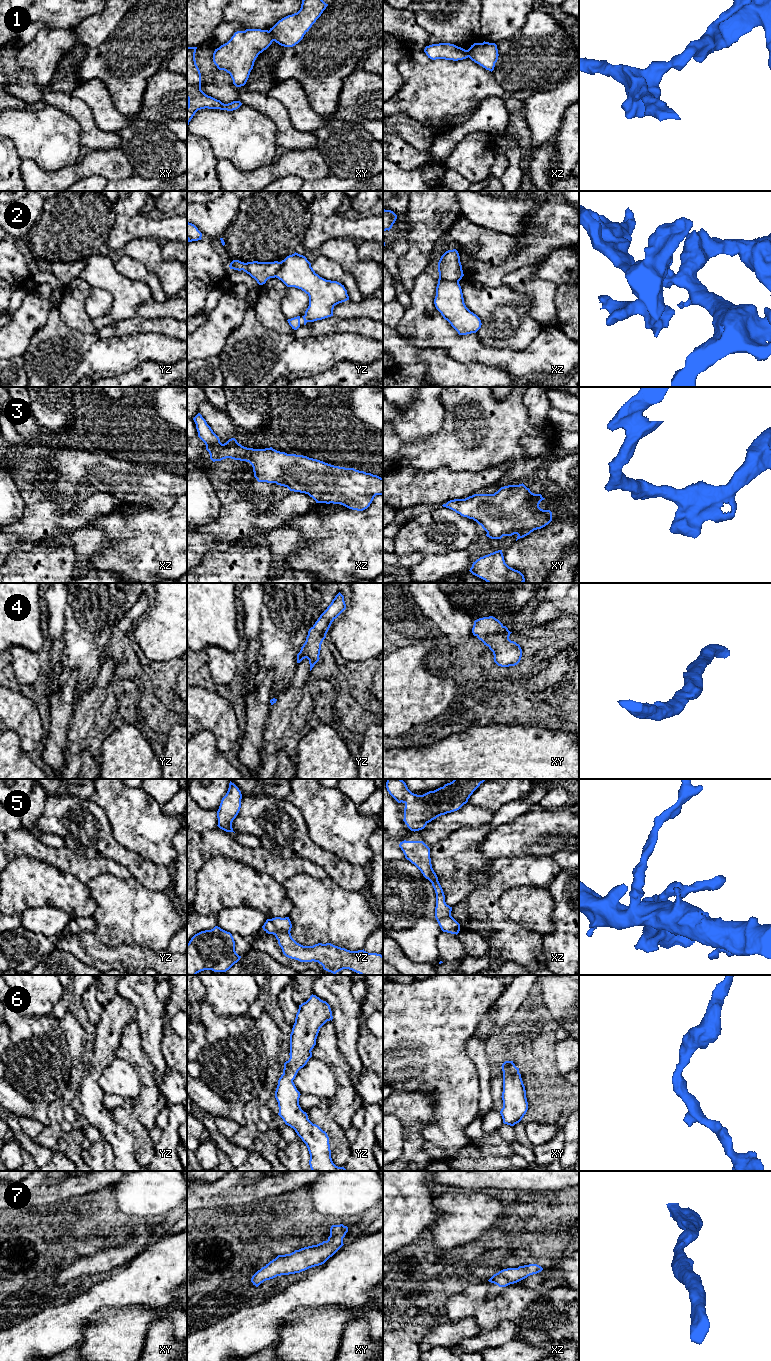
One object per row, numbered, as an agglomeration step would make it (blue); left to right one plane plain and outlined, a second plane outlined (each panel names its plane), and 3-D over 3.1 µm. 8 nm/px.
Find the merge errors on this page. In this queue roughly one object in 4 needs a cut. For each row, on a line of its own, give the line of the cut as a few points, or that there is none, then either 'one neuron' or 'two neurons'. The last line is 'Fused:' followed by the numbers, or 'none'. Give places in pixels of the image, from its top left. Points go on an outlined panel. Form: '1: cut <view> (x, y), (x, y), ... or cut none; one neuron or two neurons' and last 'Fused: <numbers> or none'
1: cut xy (269, 30), (273, 40); two neurons
2: cut xz (438, 280), (455, 280), (458, 282); two neurons
3: cut none; one neuron
4: cut none; one neuron
5: cut none; one neuron
6: cut none; one neuron
7: cut none; one neuron
Fused: 1, 2

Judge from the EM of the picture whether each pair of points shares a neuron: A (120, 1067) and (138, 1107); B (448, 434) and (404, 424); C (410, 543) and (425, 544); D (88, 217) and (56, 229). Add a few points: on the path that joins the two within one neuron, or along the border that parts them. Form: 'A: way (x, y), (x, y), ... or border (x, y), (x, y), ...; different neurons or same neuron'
A: border (138, 1074), (141, 1089), (137, 1096), (111, 1095); different neurons
B: border (443, 409), (441, 428), (429, 436), (415, 440); different neurons
C: way (414, 543), (421, 543); same neuron
D: way (80, 219), (70, 229), (64, 229); same neuron

